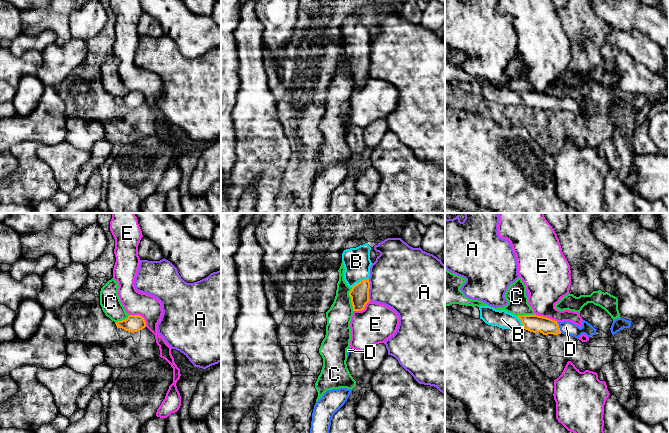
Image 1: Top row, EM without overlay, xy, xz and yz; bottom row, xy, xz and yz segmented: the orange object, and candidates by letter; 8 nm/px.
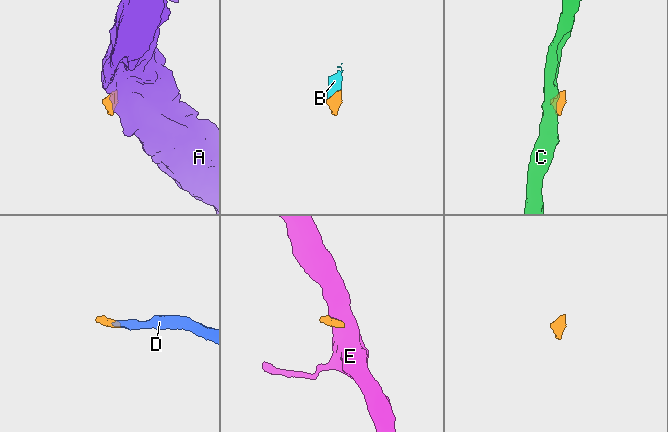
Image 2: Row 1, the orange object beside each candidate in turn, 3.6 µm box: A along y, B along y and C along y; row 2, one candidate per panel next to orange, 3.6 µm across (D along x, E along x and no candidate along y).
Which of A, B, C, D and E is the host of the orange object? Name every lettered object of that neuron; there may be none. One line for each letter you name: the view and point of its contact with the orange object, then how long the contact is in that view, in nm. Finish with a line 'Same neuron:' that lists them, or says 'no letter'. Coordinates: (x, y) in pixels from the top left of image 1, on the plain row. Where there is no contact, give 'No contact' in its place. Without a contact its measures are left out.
B: Touches orange at xz (360, 57). Shared border 160 nm
D: Touches orange at yz (558, 103). Shared border 100 nm
Same neuron: B, D

